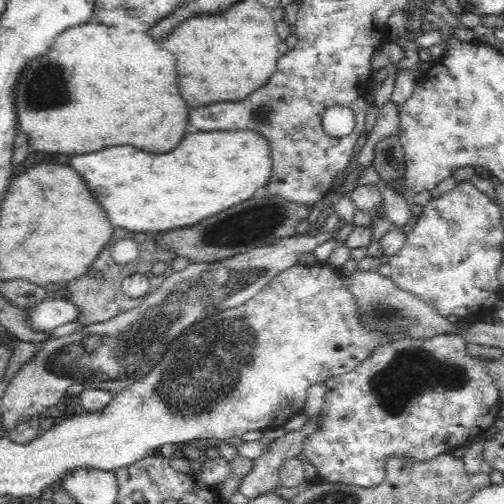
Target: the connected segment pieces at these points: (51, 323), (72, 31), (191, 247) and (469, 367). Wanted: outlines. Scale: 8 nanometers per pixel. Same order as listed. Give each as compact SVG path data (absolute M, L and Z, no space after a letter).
M45 299L35 308L26 311L30 325L37 332L51 332L63 324L78 319L78 308L66 299Z
M142 14L140 20L128 20L120 26L88 22L67 28L43 55L32 59L19 74L13 90L17 130L28 137L32 152L74 156L98 152L112 144L132 144L152 154L176 148L186 134L188 106L184 106L178 92L174 56L148 36L148 29L148 18L142 18Z
M259 193L242 204L236 204L216 216L208 216L192 226L156 233L156 243L174 251L176 256L185 256L190 264L214 263L272 244L274 240L296 235L297 226L307 221L311 210L312 205Z
M440 334L433 338L423 340L422 338L410 339L403 338L376 348L368 358L365 358L352 372L340 376L331 376L324 380L325 386L325 402L320 412L323 420L318 426L318 432L312 432L306 440L304 440L304 451L306 458L314 464L317 470L317 478L320 481L334 484L354 485L362 488L372 488L380 484L384 480L385 466L390 457L408 458L409 460L422 462L436 458L438 454L452 452L459 447L468 447L474 440L482 435L494 424L499 418L502 404L499 401L499 390L495 385L492 377L488 377L487 368L481 364L480 359L470 357L466 352L465 341L458 335Z

